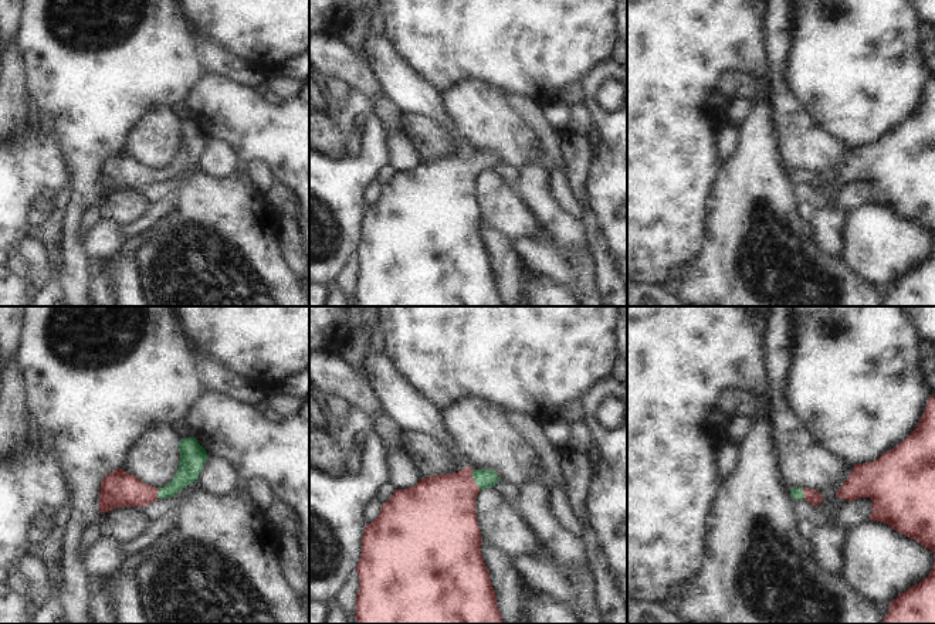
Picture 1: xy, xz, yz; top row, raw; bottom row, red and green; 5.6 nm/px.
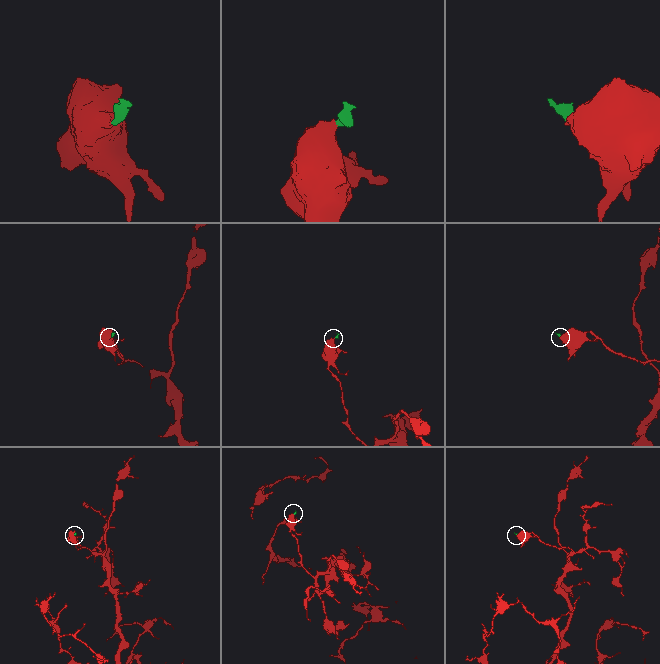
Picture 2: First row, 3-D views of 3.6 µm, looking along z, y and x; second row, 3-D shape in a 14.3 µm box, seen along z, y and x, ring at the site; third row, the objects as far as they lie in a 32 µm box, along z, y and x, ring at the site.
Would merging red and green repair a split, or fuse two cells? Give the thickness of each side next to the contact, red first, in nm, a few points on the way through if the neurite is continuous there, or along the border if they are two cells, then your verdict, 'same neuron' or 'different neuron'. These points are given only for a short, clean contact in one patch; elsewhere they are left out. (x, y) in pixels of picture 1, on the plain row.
400 nm thick on the red side, 110 nm on the other; runs through xz (440, 192), (473, 162), (484, 160); same neuron

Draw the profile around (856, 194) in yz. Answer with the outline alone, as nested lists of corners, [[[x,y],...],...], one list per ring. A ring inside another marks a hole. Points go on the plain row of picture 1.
[[[858,180],[844,186],[844,189],[833,197],[836,207],[854,210],[870,203],[873,194],[871,180]]]

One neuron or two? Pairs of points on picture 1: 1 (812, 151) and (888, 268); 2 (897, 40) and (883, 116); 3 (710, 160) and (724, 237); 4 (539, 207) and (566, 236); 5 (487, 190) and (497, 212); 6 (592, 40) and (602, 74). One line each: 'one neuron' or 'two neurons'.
1: two neurons
2: one neuron
3: two neurons
4: one neuron
5: one neuron
6: two neurons

